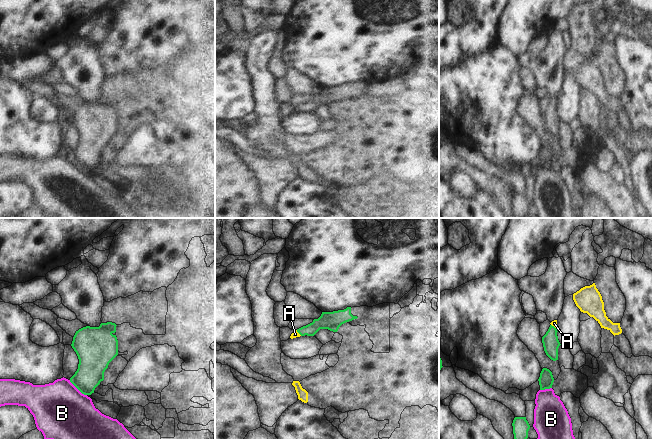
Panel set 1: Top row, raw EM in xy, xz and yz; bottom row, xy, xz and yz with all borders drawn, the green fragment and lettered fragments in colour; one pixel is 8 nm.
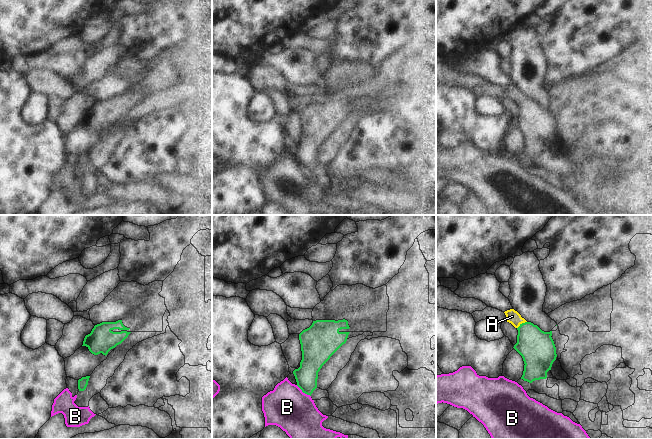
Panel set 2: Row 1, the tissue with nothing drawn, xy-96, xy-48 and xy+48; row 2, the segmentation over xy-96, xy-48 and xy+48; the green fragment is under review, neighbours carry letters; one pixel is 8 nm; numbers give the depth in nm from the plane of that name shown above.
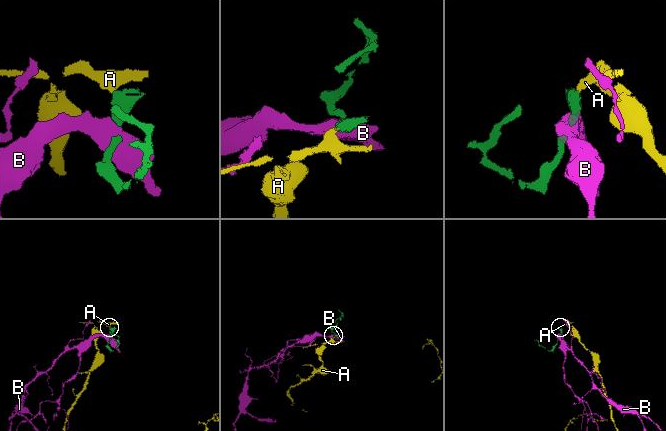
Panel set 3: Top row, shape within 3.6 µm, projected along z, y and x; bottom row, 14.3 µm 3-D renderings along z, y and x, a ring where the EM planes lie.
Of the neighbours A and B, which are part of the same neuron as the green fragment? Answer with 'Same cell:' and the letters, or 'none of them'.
Same cell: A

